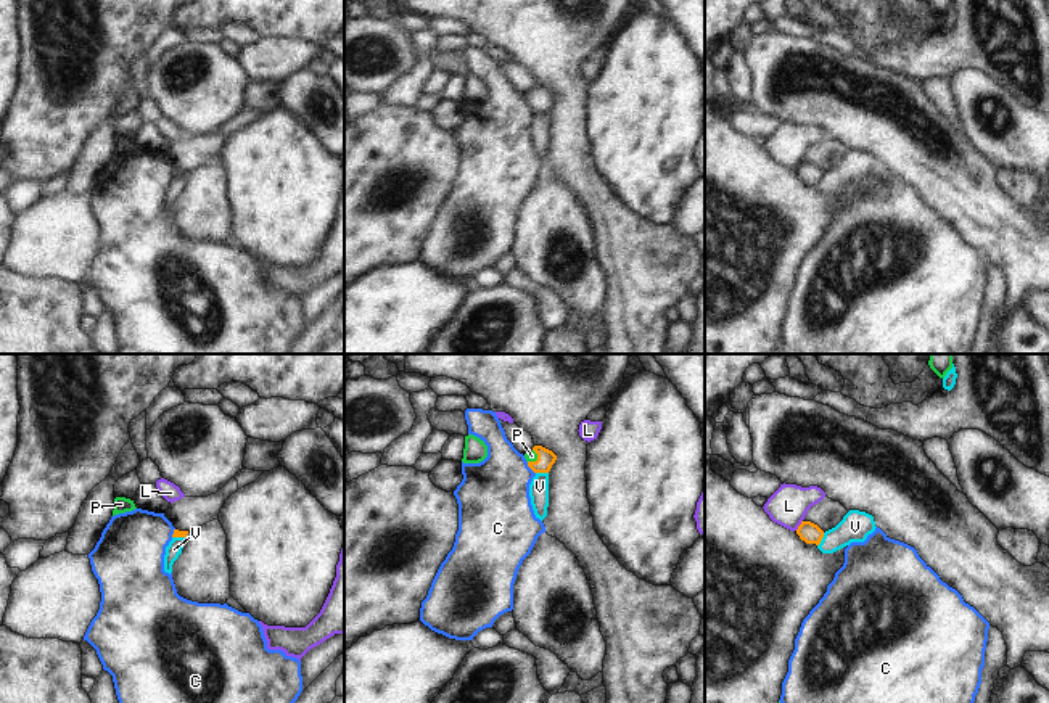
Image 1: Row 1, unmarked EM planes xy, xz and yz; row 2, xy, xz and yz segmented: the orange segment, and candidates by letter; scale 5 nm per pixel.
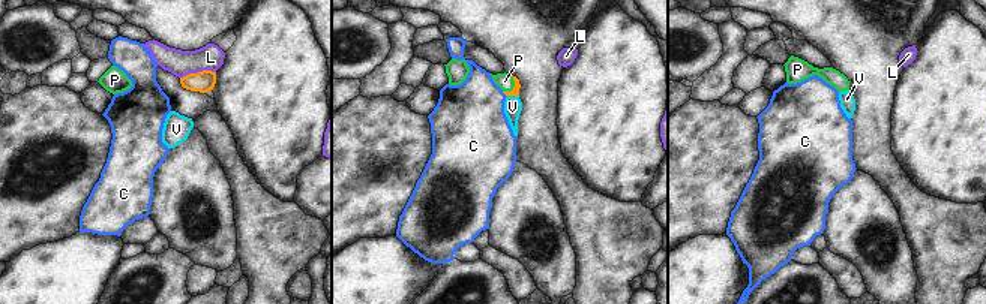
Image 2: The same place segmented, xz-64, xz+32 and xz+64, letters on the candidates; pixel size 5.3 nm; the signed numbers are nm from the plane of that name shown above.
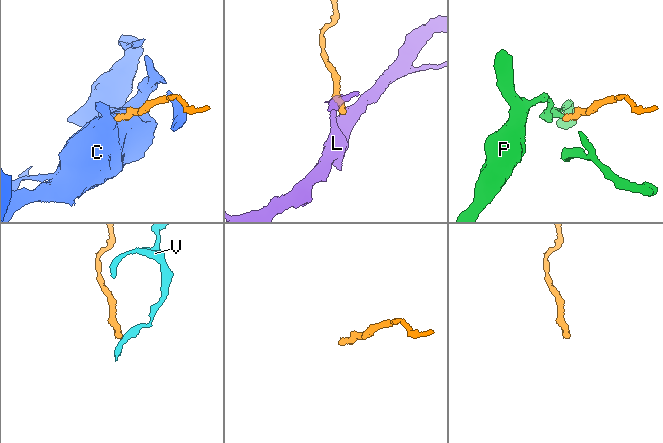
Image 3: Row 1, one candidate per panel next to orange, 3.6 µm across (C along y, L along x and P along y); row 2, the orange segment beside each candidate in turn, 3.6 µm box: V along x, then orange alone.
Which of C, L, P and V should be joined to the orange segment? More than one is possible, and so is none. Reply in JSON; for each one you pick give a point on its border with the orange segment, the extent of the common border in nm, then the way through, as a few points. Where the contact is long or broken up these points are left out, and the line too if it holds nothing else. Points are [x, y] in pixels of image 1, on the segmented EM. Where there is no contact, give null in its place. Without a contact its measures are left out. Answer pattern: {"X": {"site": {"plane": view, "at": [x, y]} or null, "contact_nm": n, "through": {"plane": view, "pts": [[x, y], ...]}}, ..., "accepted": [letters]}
{"P": {"site": {"plane": "xz", "at": [538, 459]}, "contact_nm": 80, "through": {"plane": "xz", "pts": [[546, 459], [538, 459], [531, 456]]}}, "accepted": ["P"]}

